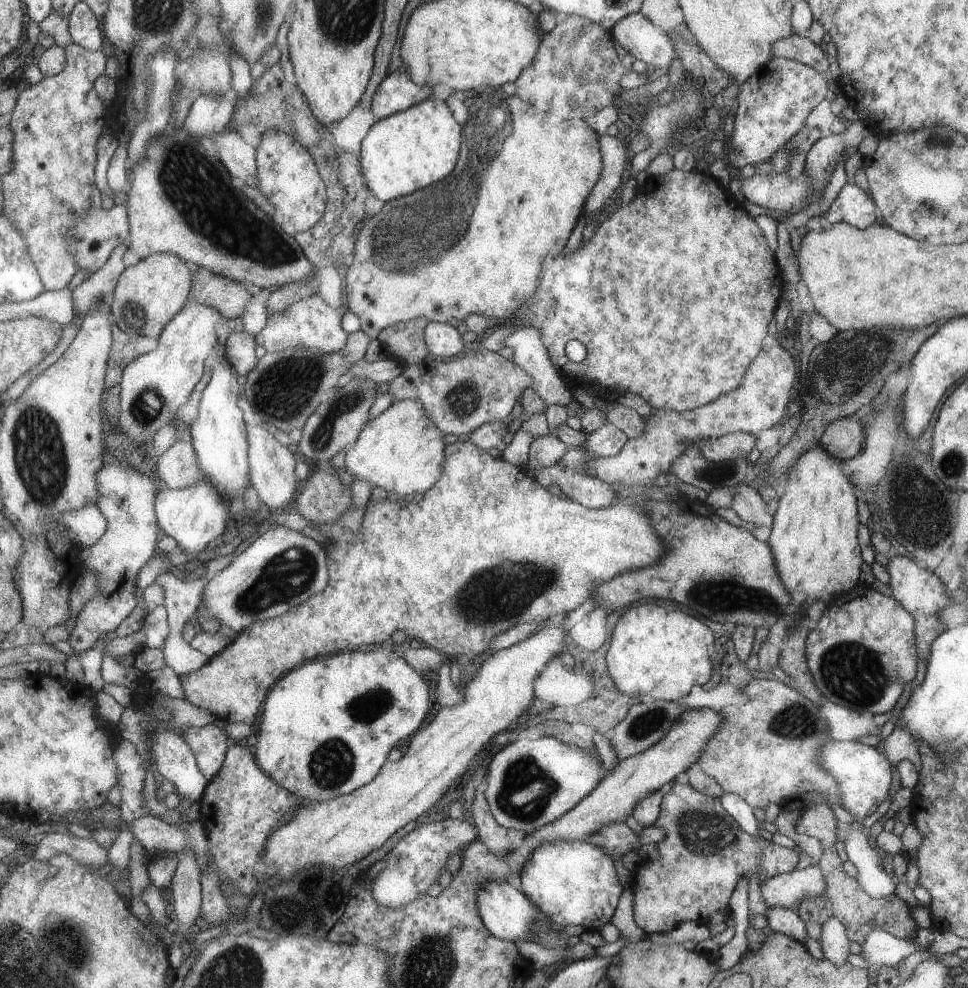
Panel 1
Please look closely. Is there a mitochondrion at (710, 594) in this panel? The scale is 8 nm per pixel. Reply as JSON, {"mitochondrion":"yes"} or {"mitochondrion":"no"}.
{"mitochondrion":"yes"}

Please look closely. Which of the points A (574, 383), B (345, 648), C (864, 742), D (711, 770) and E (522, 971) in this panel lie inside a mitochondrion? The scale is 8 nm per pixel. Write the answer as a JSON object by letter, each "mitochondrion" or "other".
{"A":"other","B":"other","C":"other","D":"other","E":"other"}

